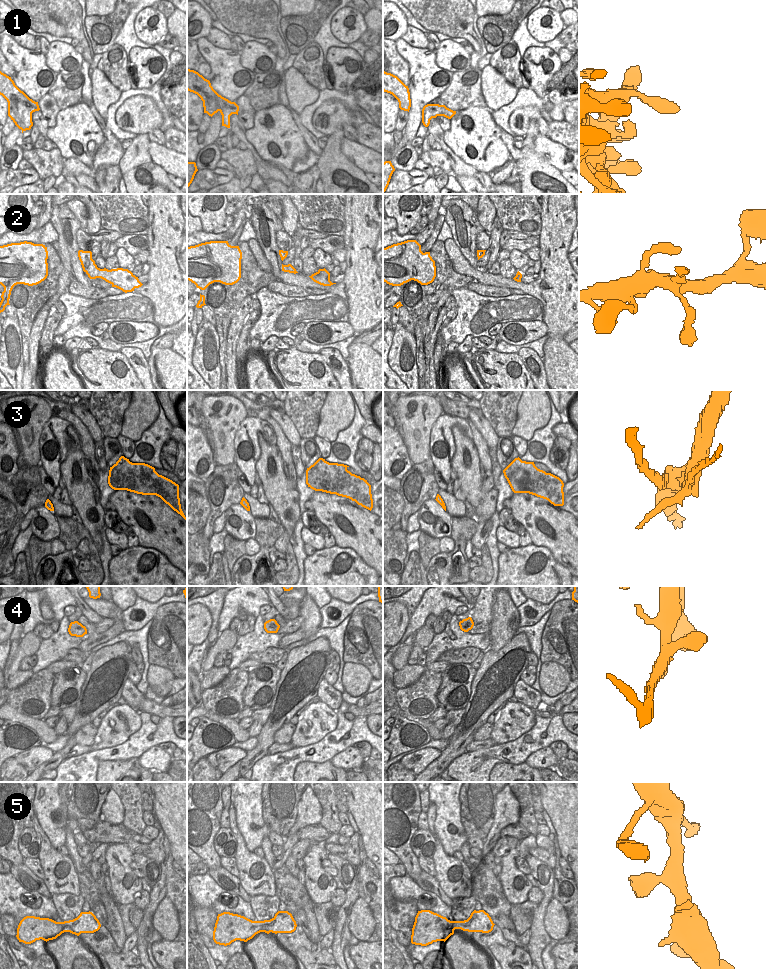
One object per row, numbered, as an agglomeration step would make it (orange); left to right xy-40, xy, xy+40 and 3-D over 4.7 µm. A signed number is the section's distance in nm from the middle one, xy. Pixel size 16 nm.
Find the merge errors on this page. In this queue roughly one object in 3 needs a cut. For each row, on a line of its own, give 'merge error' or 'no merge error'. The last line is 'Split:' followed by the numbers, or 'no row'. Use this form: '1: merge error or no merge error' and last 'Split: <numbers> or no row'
1: no merge error
2: no merge error
3: merge error
4: no merge error
5: no merge error
Split: 3

